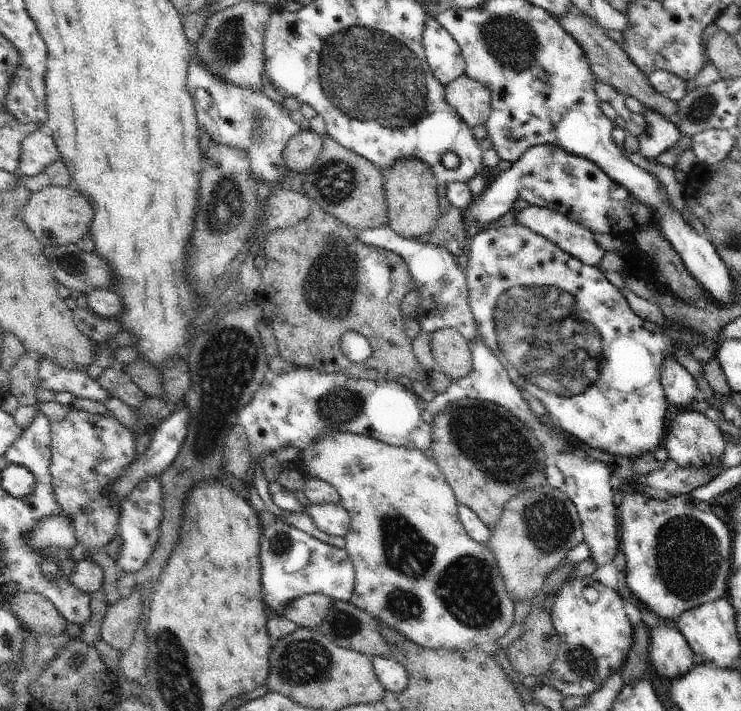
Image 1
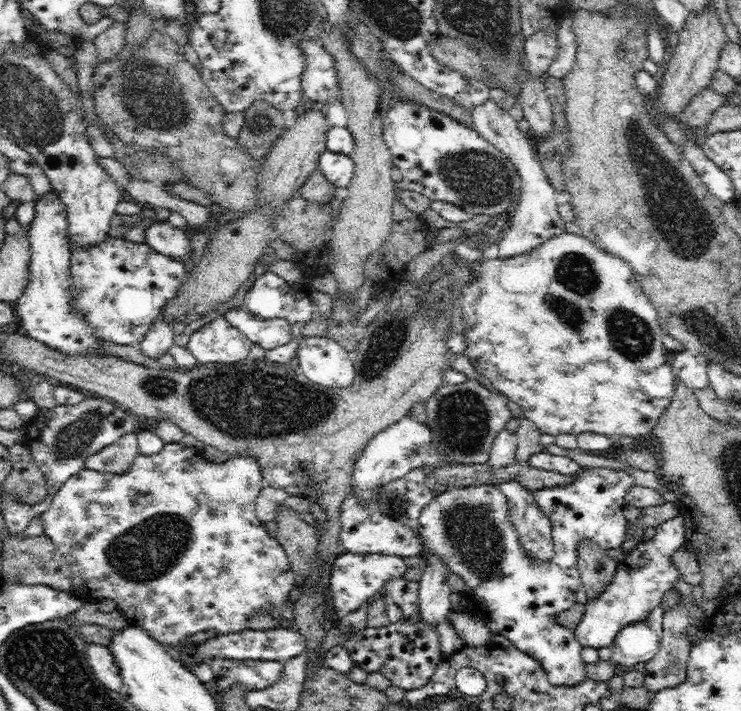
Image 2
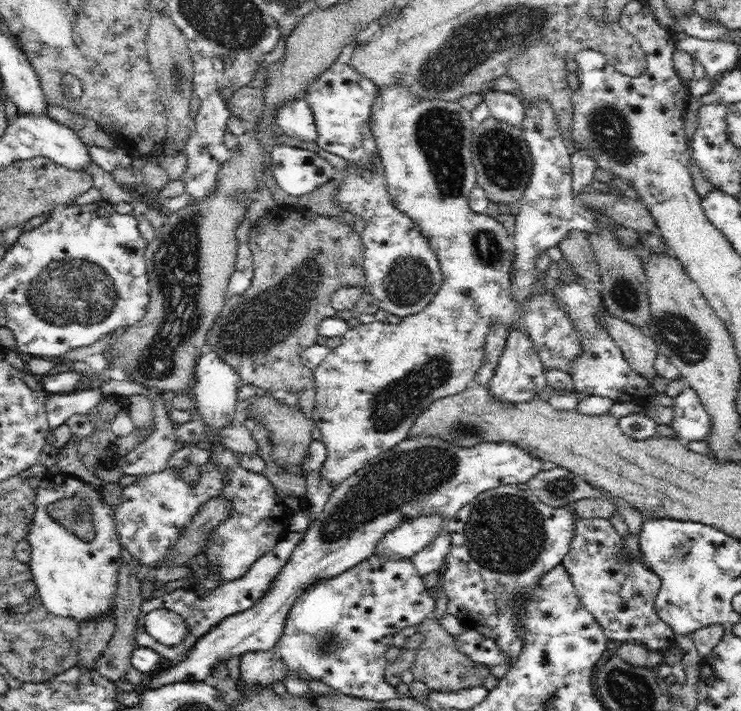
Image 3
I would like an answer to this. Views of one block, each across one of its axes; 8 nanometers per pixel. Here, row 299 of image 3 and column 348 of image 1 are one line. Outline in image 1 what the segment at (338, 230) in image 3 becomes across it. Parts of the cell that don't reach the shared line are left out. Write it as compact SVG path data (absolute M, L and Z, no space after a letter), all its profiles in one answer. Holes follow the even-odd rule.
M320 208L312 210L308 218L305 218L296 226L276 229L265 234L259 242L259 246L260 251L266 259L266 267L261 273L261 285L256 291L256 300L254 301L261 308L261 319L268 326L271 326L273 330L282 359L292 362L296 367L304 366L304 368L316 368L316 370L330 374L346 373L348 376L371 381L397 381L399 378L402 378L402 376L406 376L406 378L410 378L412 381L417 380L418 382L428 380L429 372L416 360L414 351L412 351L412 340L406 336L406 328L404 328L406 318L400 306L402 306L404 296L410 294L409 292L413 291L416 285L413 283L409 265L406 264L398 254L390 252L390 250L364 245L362 242L350 242L350 232L348 232L347 225L334 217L333 214L328 214L328 212ZM348 331L360 332L360 334L368 338L370 346L372 347L372 354L368 360L354 363L348 360L348 356L344 356L340 342L342 336Z

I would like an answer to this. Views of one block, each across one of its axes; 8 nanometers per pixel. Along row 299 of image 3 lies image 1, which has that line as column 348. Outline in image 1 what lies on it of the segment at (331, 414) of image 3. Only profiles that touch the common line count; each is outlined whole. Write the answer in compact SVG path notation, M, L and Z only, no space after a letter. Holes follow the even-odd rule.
M336 432L330 434L326 438L316 440L310 448L300 450L300 458L302 471L307 479L317 478L323 480L333 486L339 494L339 504L350 515L350 528L344 534L345 551L350 555L352 564L355 568L355 585L353 594L350 597L350 602L357 606L360 610L368 612L372 618L376 618L382 625L388 628L394 628L396 632L404 634L406 638L410 638L412 642L416 642L422 648L448 649L457 651L468 652L480 647L482 644L490 641L496 642L512 628L515 622L515 601L510 594L506 592L506 584L500 576L500 570L493 552L487 547L486 544L476 542L466 532L459 517L458 500L454 494L454 490L445 482L444 475L442 474L438 464L434 459L428 459L424 455L424 451L418 449L409 449L404 447L395 447L384 444L375 438L354 434L352 432Z

